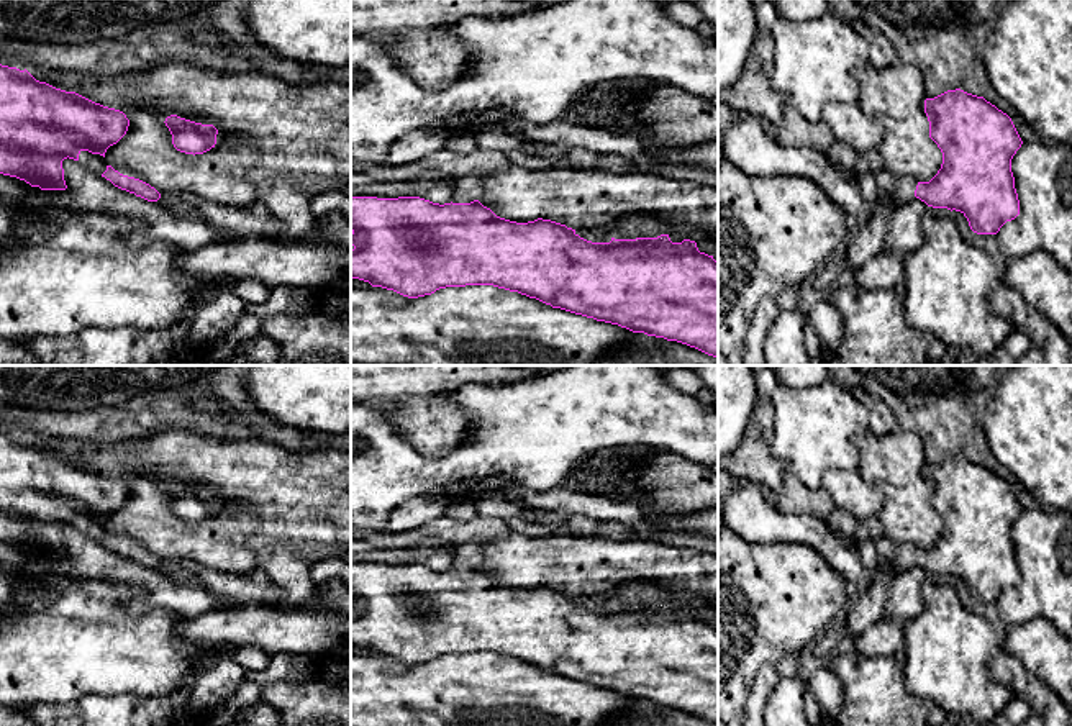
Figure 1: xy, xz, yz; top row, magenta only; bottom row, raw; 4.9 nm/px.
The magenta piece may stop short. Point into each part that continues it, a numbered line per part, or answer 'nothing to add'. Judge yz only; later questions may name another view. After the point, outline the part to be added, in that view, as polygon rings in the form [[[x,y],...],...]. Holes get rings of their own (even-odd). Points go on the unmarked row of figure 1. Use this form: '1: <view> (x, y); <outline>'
1: yz (871, 607); [[[911,544],[895,547],[893,557],[887,564],[877,565],[870,579],[862,585],[856,605],[852,605],[846,616],[838,623],[841,647],[846,647],[867,626],[877,623],[885,616],[885,603],[890,593],[893,579],[915,565],[918,549]]]

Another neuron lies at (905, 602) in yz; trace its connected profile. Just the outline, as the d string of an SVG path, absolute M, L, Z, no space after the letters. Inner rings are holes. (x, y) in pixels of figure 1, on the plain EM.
M916 564L900 572L892 582L885 603L885 616L903 621L920 616L924 610L921 590L926 582L928 572Z

